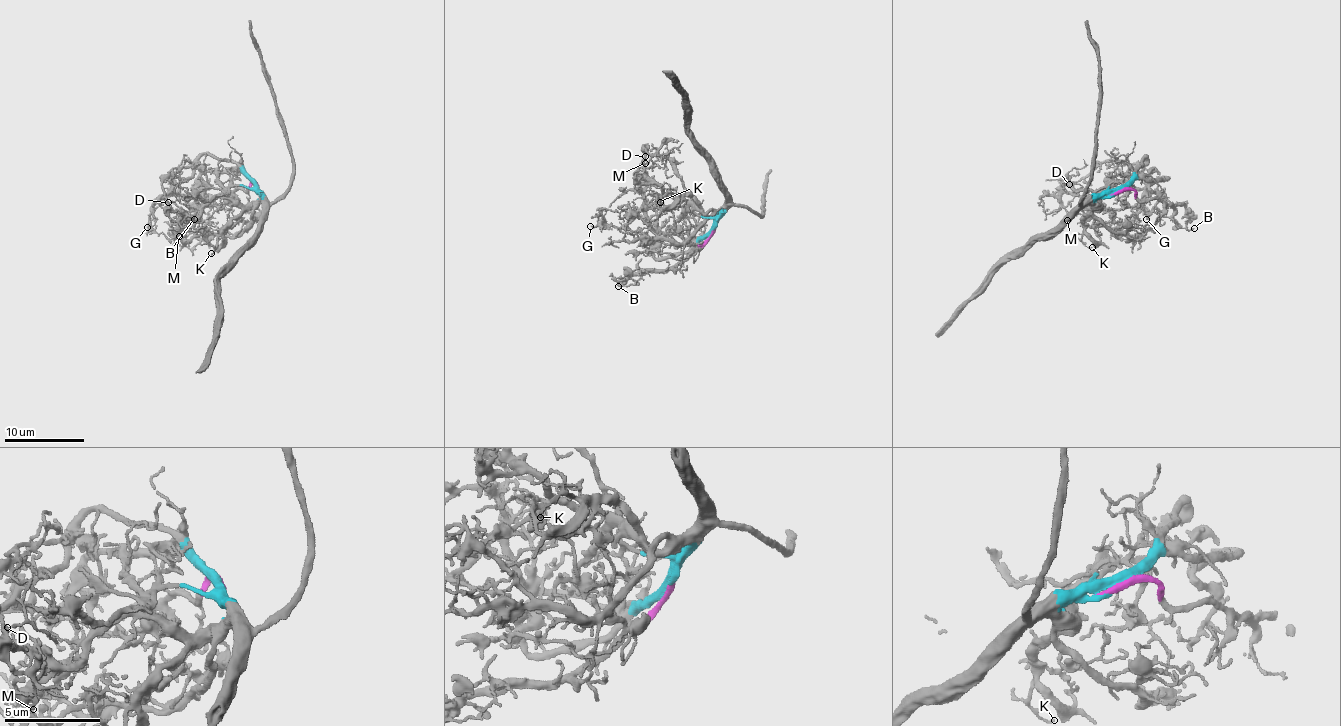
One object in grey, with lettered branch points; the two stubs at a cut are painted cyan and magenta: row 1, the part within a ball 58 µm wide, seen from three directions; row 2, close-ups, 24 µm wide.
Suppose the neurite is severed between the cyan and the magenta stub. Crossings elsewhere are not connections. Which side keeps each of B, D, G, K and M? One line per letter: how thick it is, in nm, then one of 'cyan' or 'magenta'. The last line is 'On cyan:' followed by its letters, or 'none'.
B: calibre 80 nm; magenta
D: calibre 120 nm; cyan
G: calibre 110 nm; cyan
K: calibre 90 nm; cyan
M: calibre 150 nm; cyan
On cyan: D, G, K, M

